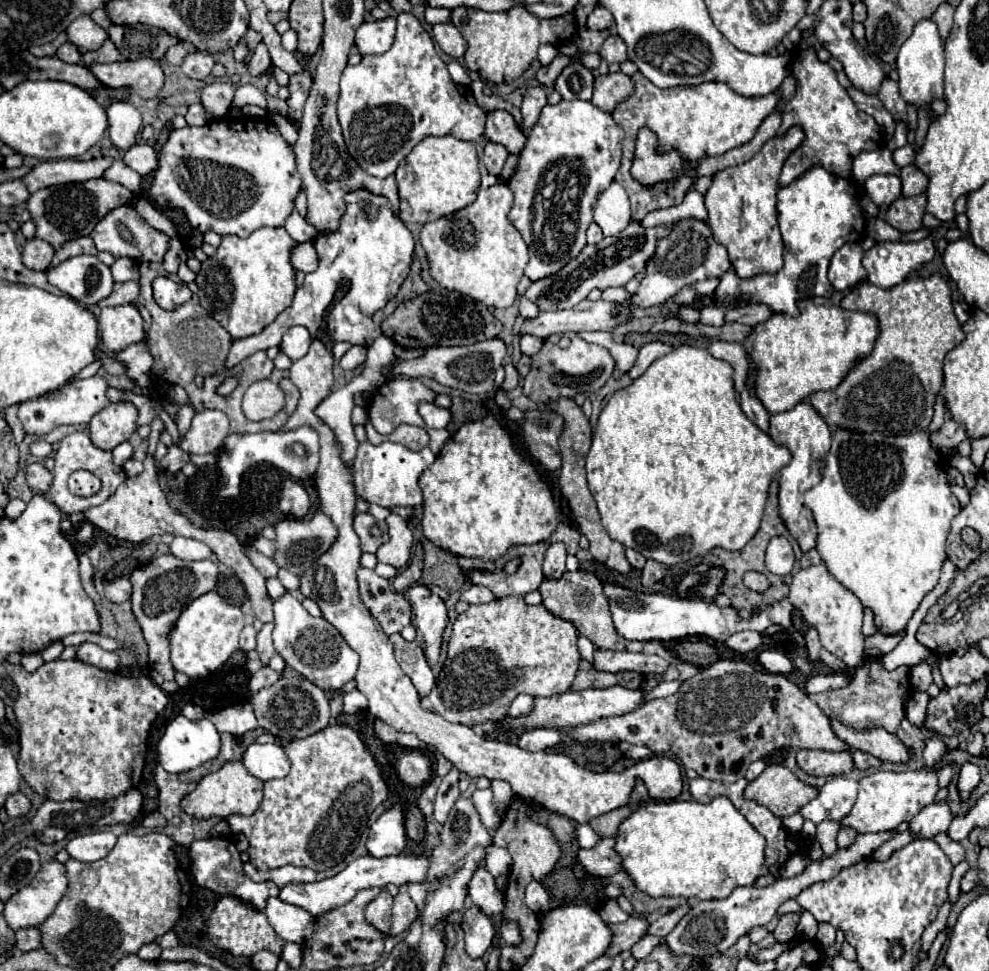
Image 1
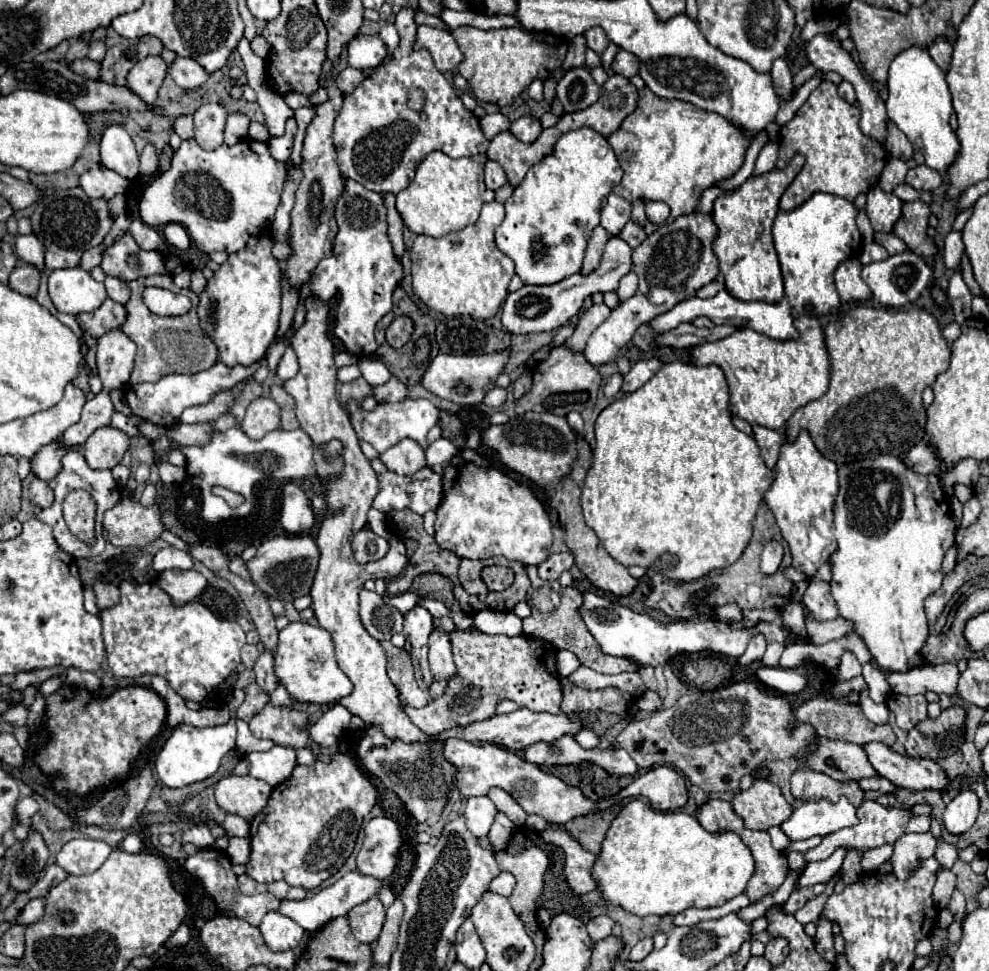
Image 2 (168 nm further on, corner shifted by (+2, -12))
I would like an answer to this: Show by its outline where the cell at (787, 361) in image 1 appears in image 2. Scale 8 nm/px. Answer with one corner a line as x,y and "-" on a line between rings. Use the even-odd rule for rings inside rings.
800,315
796,319
796,329
798,339
776,341
744,327
714,343
692,347
690,355
698,367
722,367
730,385
732,415
748,421
750,425
782,429
798,407
820,399
828,391
830,383
830,361
824,345
824,331
818,319

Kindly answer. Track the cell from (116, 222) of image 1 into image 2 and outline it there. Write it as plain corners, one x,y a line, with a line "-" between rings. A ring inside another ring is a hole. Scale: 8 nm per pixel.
126,233
122,239
118,239
112,247
106,249
100,267
106,275
118,277
126,283
140,277
166,273
160,255
154,251
140,249
130,233

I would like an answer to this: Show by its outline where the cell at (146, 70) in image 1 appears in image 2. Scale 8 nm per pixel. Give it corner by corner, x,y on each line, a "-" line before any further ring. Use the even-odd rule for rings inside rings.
146,57
144,61
138,61
130,69
128,89
132,89
138,97
142,97
148,105
154,105
166,71
168,65
162,57

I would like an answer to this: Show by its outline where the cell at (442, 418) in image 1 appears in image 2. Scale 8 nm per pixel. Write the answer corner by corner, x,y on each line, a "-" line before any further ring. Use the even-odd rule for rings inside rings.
438,439
426,449
426,465
430,469
436,469
436,473
444,473
448,467
448,461
458,453
458,449
448,439

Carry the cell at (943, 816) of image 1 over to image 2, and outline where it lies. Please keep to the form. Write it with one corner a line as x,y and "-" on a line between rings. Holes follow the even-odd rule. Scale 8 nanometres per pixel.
906,833
900,837
900,841
894,843
894,853
890,857
892,863
892,875
904,877
912,875
912,869
920,865
920,861
934,855
938,841
932,837
932,833

